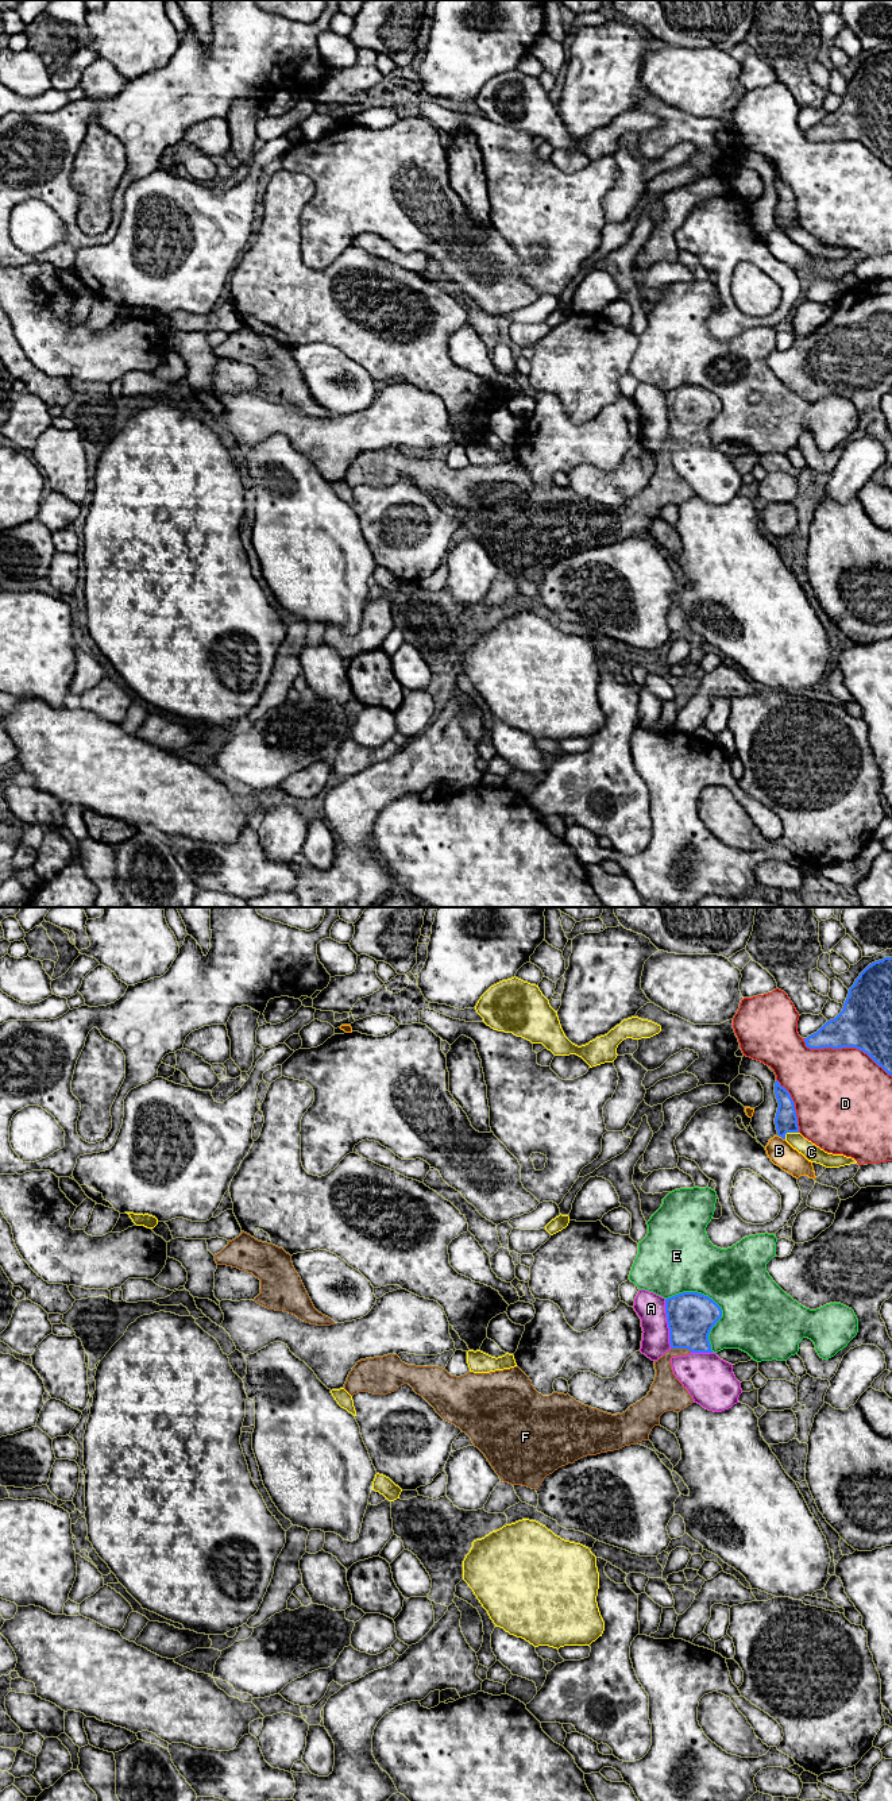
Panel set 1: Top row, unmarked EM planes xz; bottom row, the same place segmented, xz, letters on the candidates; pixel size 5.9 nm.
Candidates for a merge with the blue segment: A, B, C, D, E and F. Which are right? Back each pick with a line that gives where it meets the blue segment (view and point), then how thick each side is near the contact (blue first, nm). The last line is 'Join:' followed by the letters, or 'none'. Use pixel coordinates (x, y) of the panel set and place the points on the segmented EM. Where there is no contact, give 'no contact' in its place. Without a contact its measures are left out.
F: xz (682, 1348) | 280/160 nm
Join: F

